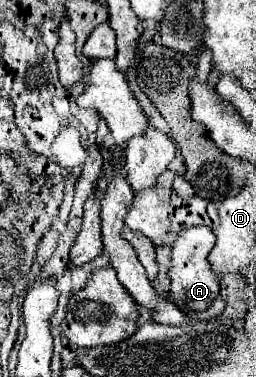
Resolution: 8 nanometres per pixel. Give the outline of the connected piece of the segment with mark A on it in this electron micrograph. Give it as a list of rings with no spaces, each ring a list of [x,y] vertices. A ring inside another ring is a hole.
[[[200,225],[200,227],[180,231],[172,245],[172,267],[168,271],[172,279],[170,285],[172,303],[190,319],[196,321],[214,321],[226,309],[226,301],[220,295],[220,277],[218,273],[214,273],[212,263],[208,261],[214,243],[216,243],[214,231],[208,229],[206,225]]]

